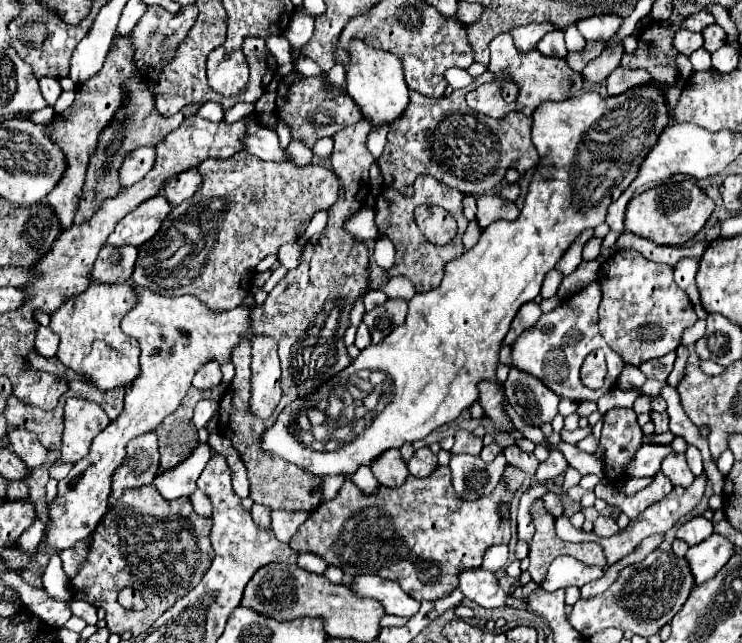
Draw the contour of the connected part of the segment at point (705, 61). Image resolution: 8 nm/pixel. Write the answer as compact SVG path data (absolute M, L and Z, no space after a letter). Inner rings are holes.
M697 49L695 53L691 53L691 63L695 71L705 71L707 67L711 67L711 55L705 49Z

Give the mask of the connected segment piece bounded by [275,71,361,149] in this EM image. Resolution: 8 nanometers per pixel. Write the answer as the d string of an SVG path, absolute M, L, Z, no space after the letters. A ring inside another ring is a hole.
M297 71L281 77L279 89L283 89L283 95L277 97L277 117L283 119L291 127L291 141L303 141L309 149L321 139L321 137L333 137L337 131L341 131L347 125L353 125L361 119L359 107L349 99L347 93L335 89L329 85L329 91L321 87L321 77L305 77ZM325 113L325 125L317 125L313 115Z

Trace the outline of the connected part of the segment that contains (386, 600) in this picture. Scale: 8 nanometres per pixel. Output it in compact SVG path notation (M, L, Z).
M365 575L365 577L355 577L351 589L359 597L371 597L383 603L385 611L389 615L399 615L399 617L413 617L419 609L421 603L417 599L409 597L397 581L389 581L377 575Z

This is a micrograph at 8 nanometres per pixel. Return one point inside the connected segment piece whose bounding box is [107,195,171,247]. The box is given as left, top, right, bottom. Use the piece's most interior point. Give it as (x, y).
(139, 225)

